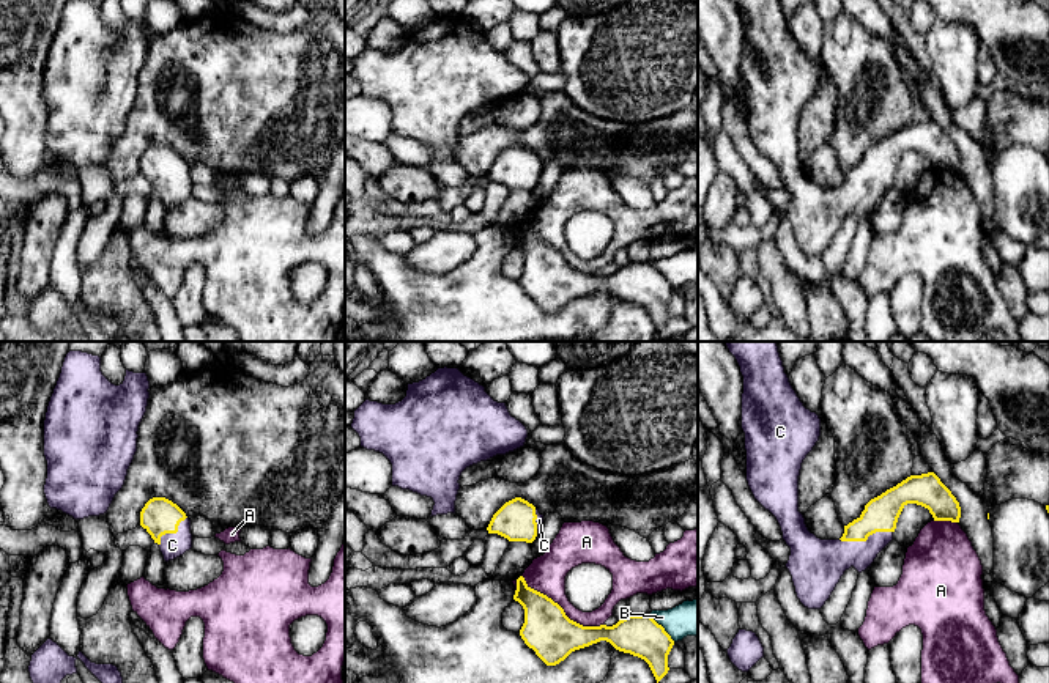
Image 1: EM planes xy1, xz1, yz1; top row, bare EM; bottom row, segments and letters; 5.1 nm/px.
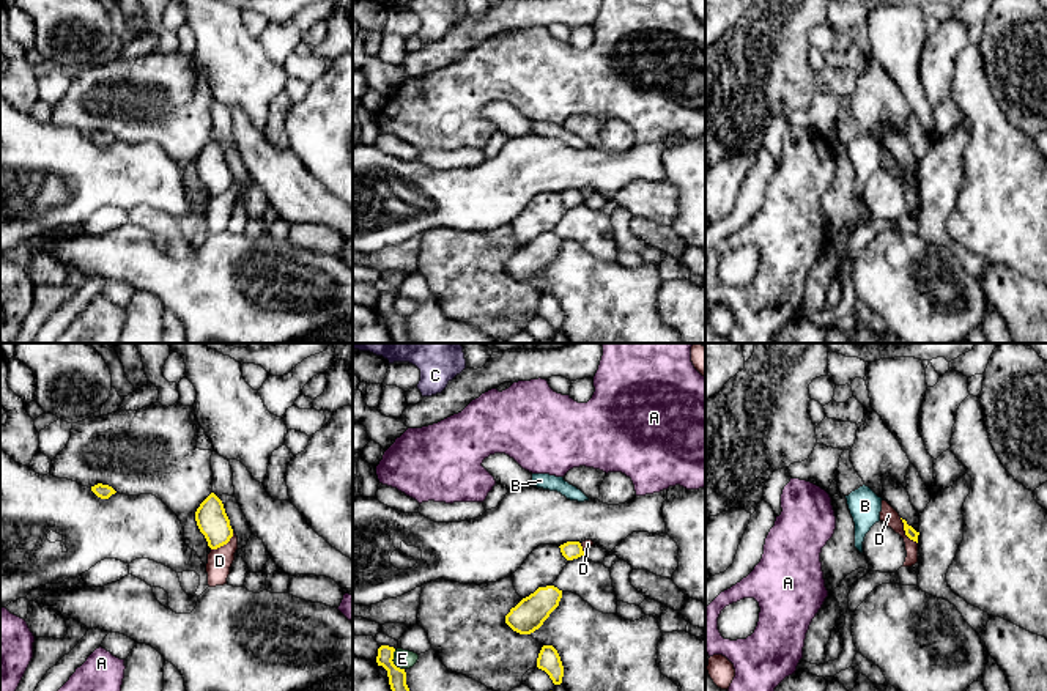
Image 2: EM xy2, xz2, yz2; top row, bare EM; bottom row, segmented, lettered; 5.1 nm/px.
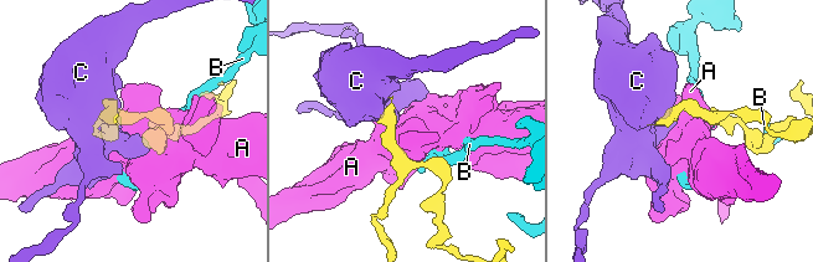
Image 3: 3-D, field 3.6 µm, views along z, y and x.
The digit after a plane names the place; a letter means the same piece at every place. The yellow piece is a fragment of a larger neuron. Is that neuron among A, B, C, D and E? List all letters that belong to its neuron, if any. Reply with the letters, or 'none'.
C

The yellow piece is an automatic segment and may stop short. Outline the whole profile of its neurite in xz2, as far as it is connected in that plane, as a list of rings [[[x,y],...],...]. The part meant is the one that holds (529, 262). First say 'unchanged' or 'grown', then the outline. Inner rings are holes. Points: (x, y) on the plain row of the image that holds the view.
unchanged; [[[554,233],[538,235],[523,246],[505,263],[505,271],[520,282],[531,282],[538,277],[549,261],[559,253],[562,238]]]

